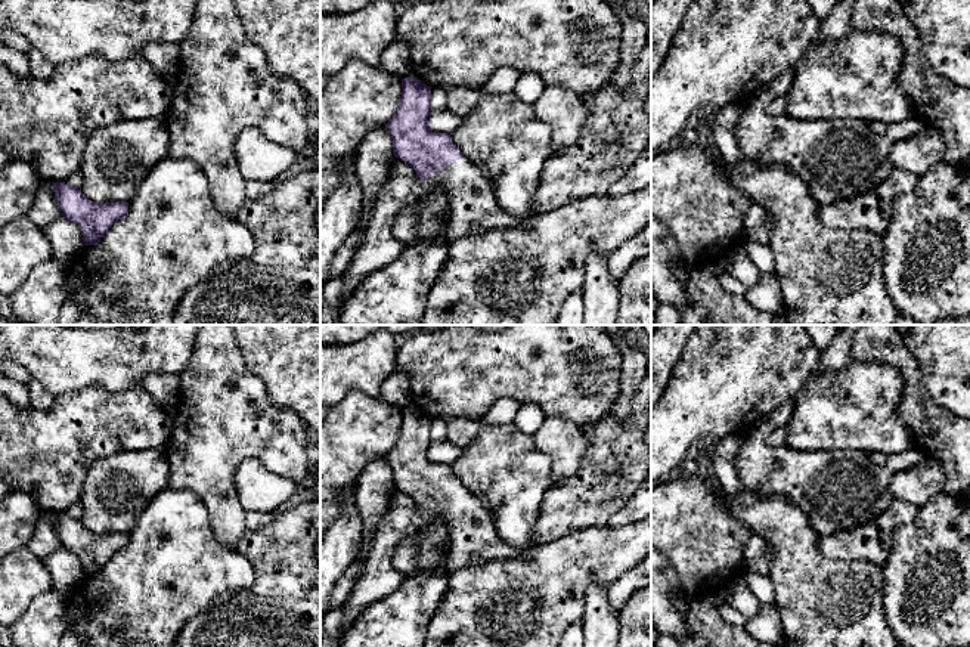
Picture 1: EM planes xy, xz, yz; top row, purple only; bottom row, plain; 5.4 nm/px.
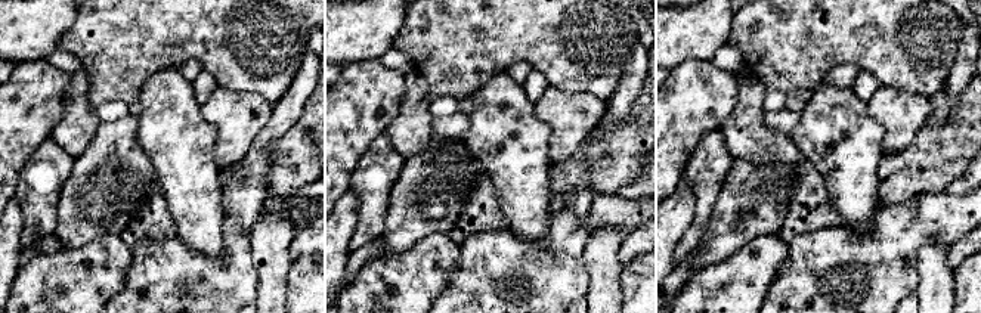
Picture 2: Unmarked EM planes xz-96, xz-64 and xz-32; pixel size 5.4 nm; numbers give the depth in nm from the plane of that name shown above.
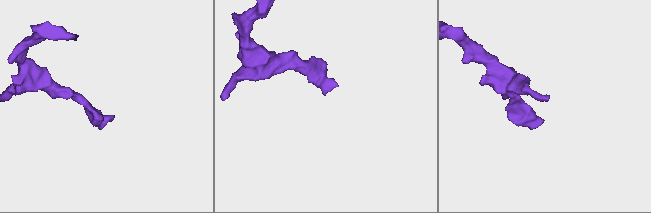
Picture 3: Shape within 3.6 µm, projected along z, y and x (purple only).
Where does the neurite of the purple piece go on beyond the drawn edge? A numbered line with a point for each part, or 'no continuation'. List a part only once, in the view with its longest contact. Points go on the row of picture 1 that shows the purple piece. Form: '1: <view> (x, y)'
1: xz (474, 209)

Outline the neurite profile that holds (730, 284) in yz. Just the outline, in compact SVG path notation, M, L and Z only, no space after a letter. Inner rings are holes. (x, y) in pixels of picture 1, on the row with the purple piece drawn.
M729 272L720 273L718 278L719 278L719 284L728 294L744 295L747 288L741 281L738 281Z

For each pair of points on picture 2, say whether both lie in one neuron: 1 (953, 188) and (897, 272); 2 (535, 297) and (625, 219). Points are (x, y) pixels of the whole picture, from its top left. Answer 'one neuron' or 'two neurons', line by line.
1: two neurons
2: one neuron

